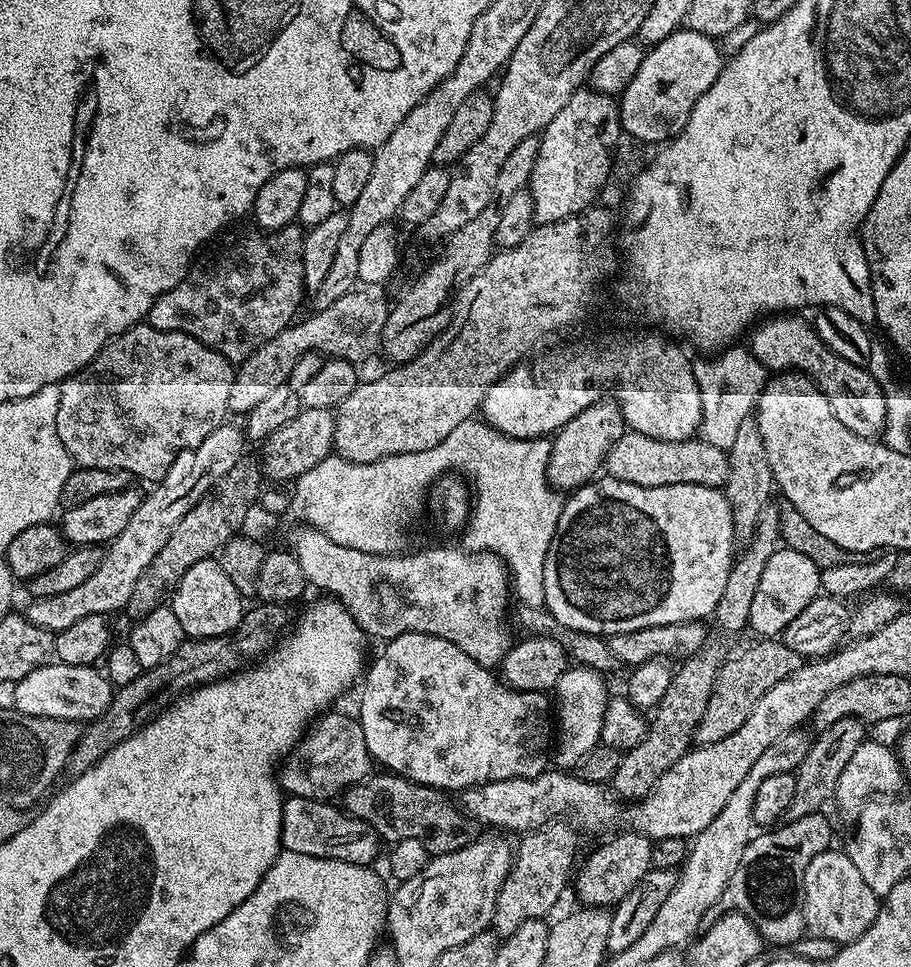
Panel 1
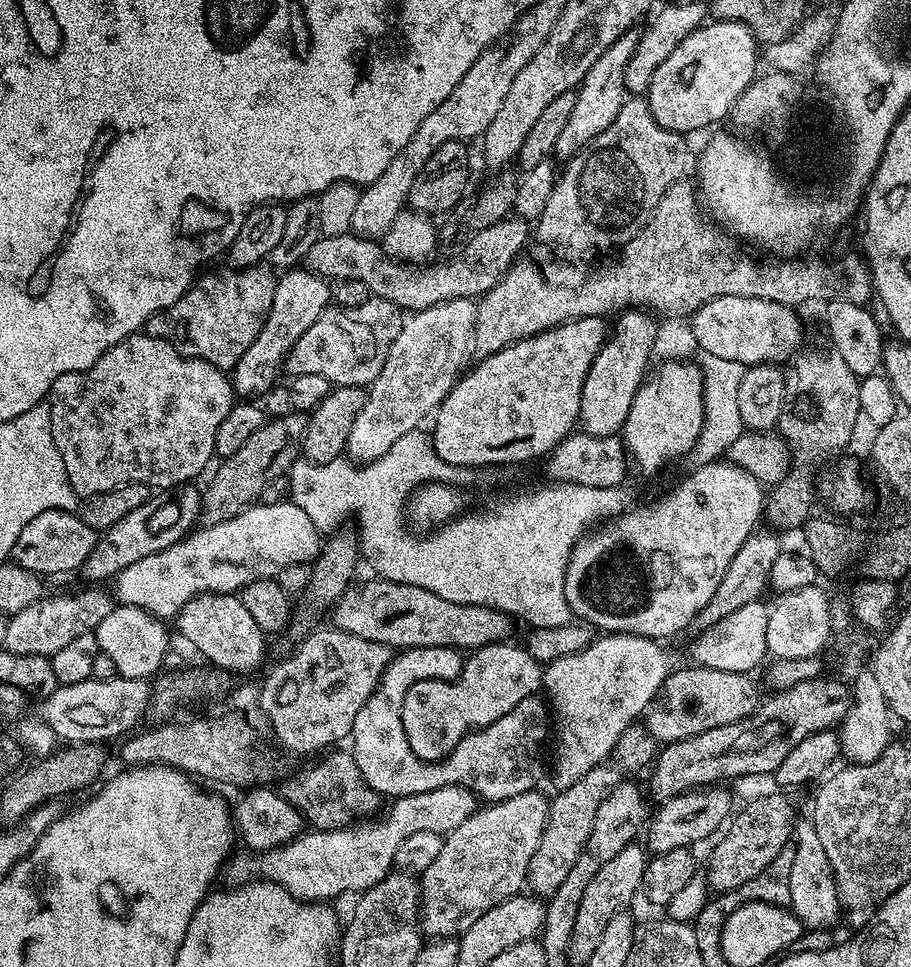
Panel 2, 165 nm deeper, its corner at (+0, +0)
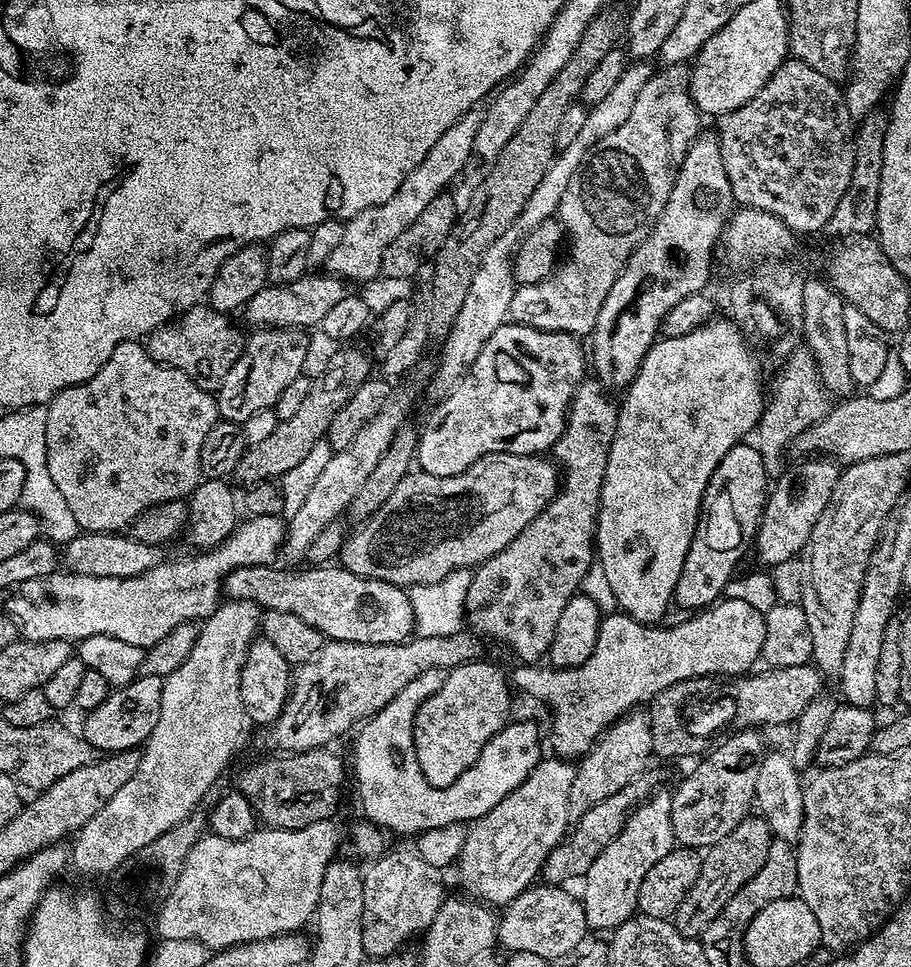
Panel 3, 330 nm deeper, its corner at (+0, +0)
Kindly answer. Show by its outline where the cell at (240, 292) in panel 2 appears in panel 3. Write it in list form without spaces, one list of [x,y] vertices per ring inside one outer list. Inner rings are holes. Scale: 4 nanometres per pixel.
[[[201,302],[195,308],[181,312],[161,328],[148,333],[146,347],[150,358],[160,364],[168,364],[171,368],[182,370],[182,374],[202,386],[202,390],[215,394],[220,391],[230,366],[238,362],[244,349],[245,333],[240,333],[232,325],[232,320],[233,317],[229,313],[219,312]]]

